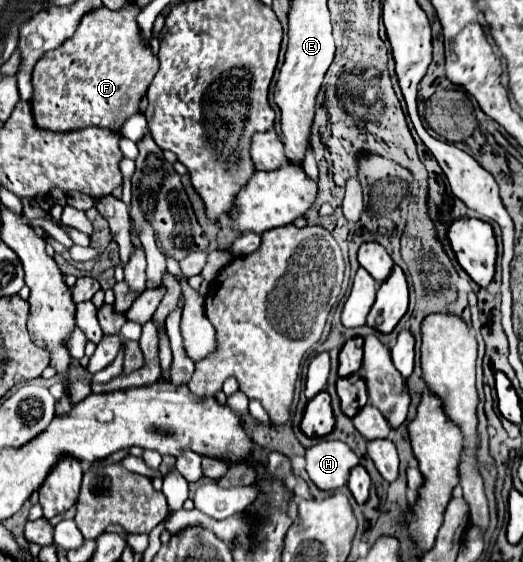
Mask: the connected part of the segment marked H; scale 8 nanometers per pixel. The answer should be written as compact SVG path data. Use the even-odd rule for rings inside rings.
M321 441L307 449L305 471L323 491L339 489L347 483L349 471L359 465L357 455L343 441Z

